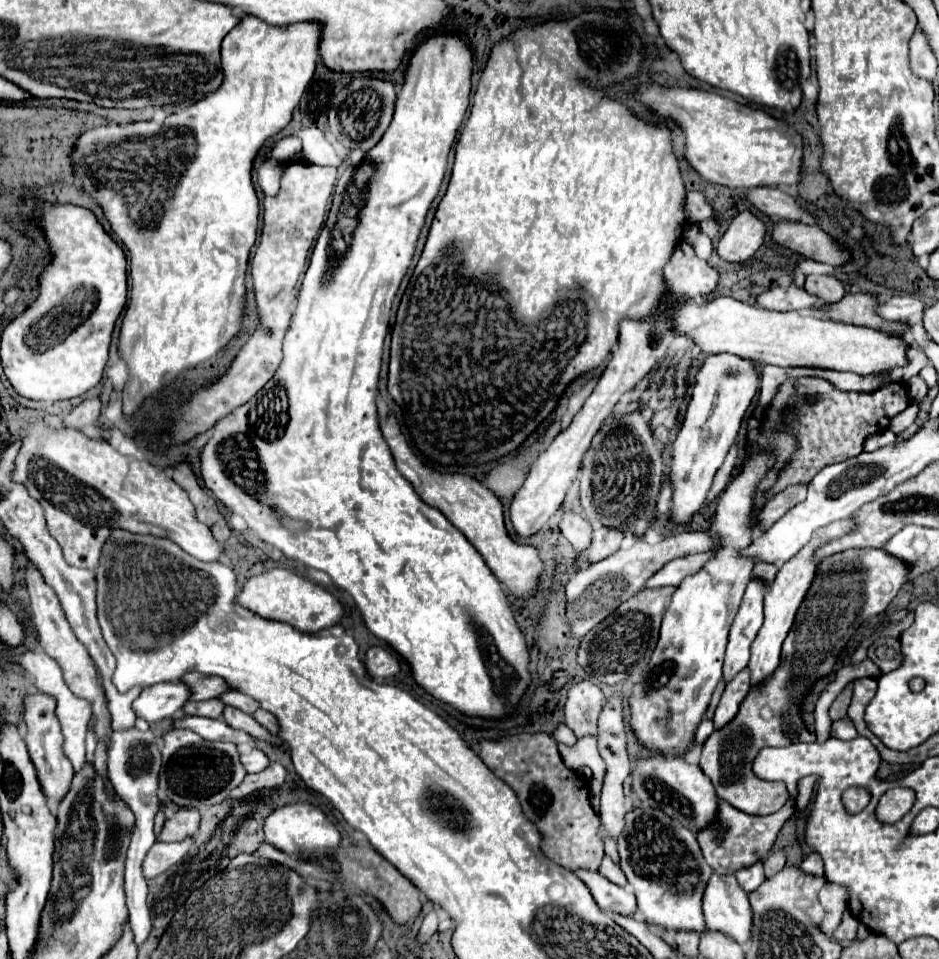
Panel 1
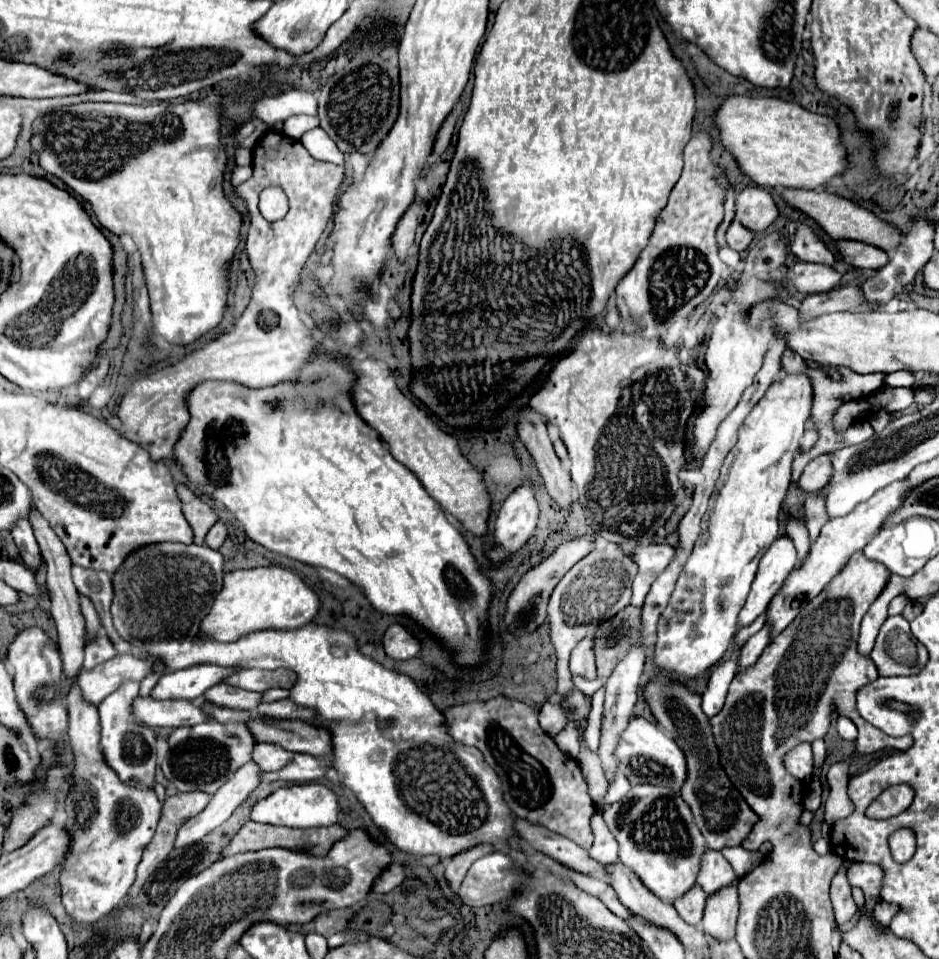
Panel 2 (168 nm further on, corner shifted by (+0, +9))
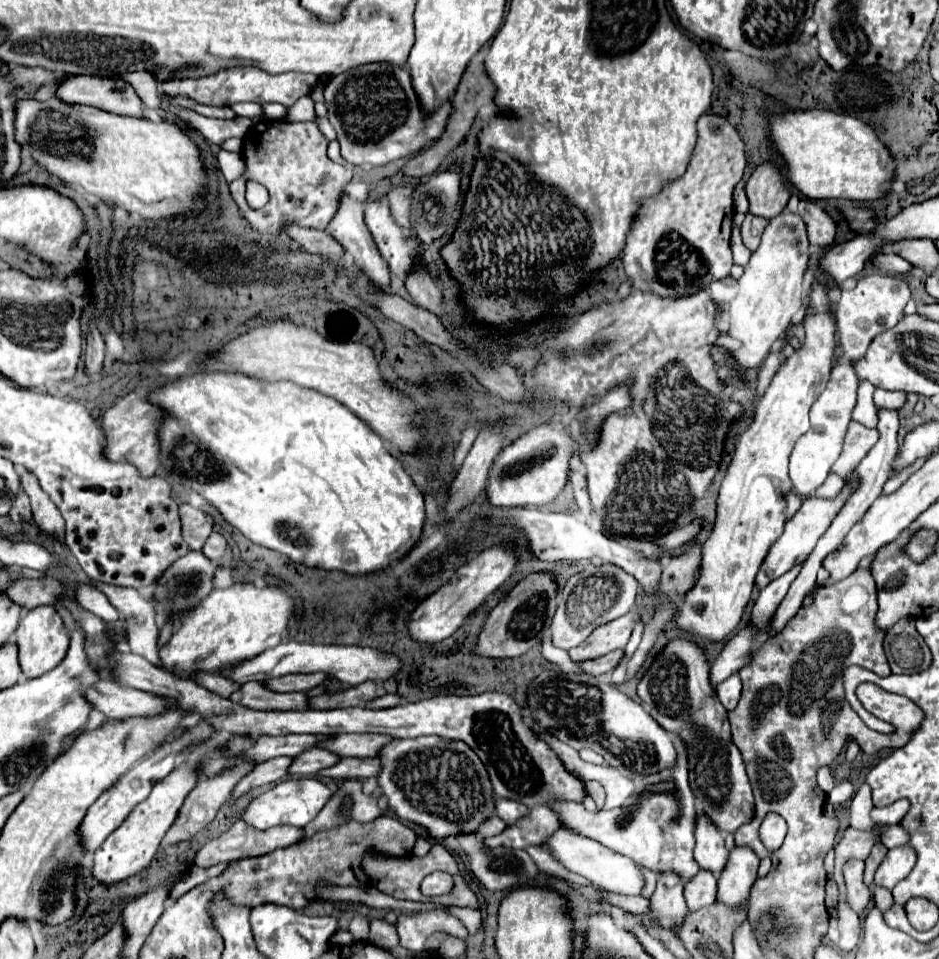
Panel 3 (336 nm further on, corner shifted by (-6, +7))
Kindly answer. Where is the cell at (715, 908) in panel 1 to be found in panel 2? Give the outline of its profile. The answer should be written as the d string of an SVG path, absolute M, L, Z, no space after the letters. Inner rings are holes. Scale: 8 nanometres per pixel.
M705 849L697 875L697 883L703 887L703 891L711 895L721 887L727 887L733 879L735 879L735 871L729 865L729 861L721 855L721 851Z

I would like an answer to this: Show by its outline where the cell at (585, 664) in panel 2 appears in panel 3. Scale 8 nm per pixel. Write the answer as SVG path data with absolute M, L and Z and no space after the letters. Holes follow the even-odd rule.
M633 609L633 611L629 611L629 615L623 615L615 621L609 621L609 623L597 627L597 631L593 631L589 635L589 639L585 639L585 643L581 643L573 651L569 651L571 659L577 663L583 663L589 659L603 657L617 647L625 647L631 637L633 619L639 619L639 617L641 617L639 609Z

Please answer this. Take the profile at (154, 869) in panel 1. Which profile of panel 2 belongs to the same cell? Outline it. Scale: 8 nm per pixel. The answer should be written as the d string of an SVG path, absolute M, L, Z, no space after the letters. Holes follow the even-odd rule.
M249 761L243 767L239 767L229 777L229 781L213 795L209 805L179 829L175 847L179 849L179 847L193 845L201 837L205 837L209 831L225 823L231 817L233 809L239 807L249 797L249 793L261 783L261 773L263 771L255 761Z

